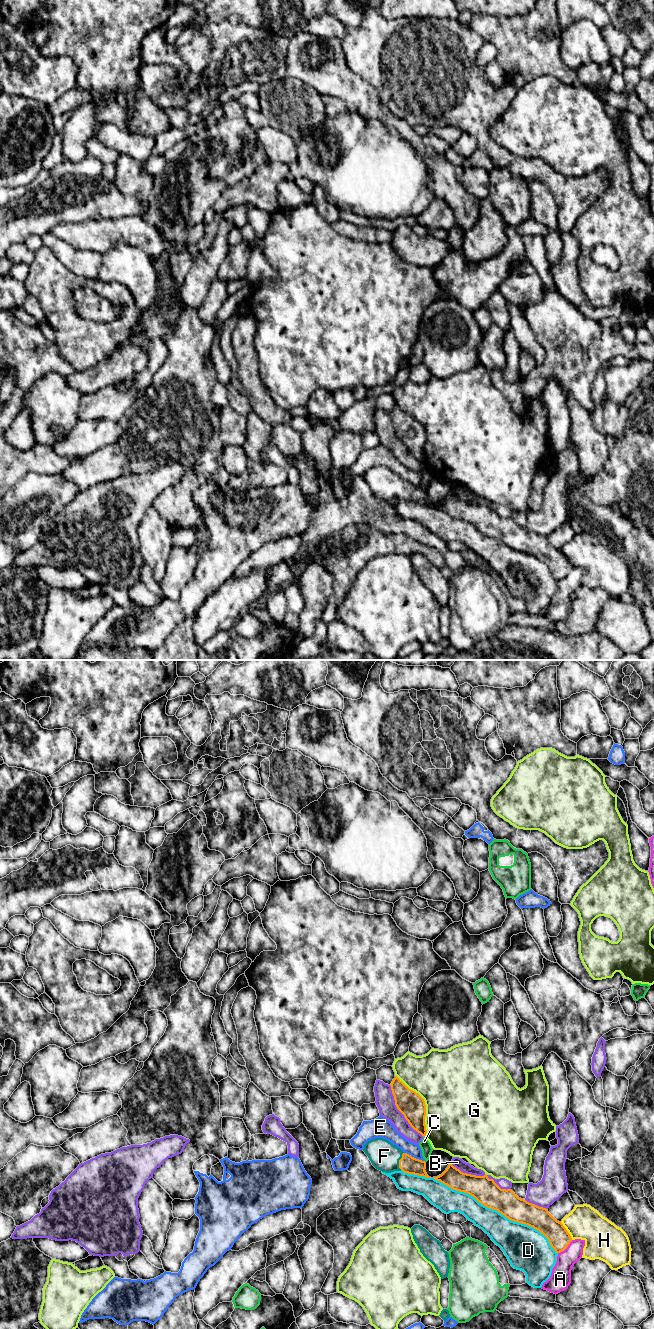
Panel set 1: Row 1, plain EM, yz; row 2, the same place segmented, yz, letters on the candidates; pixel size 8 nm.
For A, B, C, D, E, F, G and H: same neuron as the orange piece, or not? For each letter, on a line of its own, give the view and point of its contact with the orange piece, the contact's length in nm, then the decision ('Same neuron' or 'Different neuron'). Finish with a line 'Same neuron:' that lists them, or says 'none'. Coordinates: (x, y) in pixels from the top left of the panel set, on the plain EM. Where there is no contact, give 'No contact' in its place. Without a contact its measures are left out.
A: Touches orange at yz (565, 576). Shared border 160 nm. Different neuron
B: Touches orange at yz (480, 504). Shared border 550 nm. Different neuron
C: No contact. Different neuron
D: Touches orange at yz (497, 538). Shared border 1150 nm. Different neuron
E: Touches orange at yz (415, 486). Shared border 180 nm. Different neuron
F: Touches orange at yz (399, 489). Shared border 150 nm. Same neuron
G: Touches orange at yz (424, 432). Shared border 550 nm. Different neuron
H: Touches orange at yz (567, 559). Shared border 170 nm. Different neuron
Same neuron: F

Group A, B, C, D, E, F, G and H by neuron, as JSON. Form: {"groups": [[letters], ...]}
{"groups": [["A"], ["B"], ["C"], ["D"], ["E"], ["F"], ["G"], ["H"]]}

